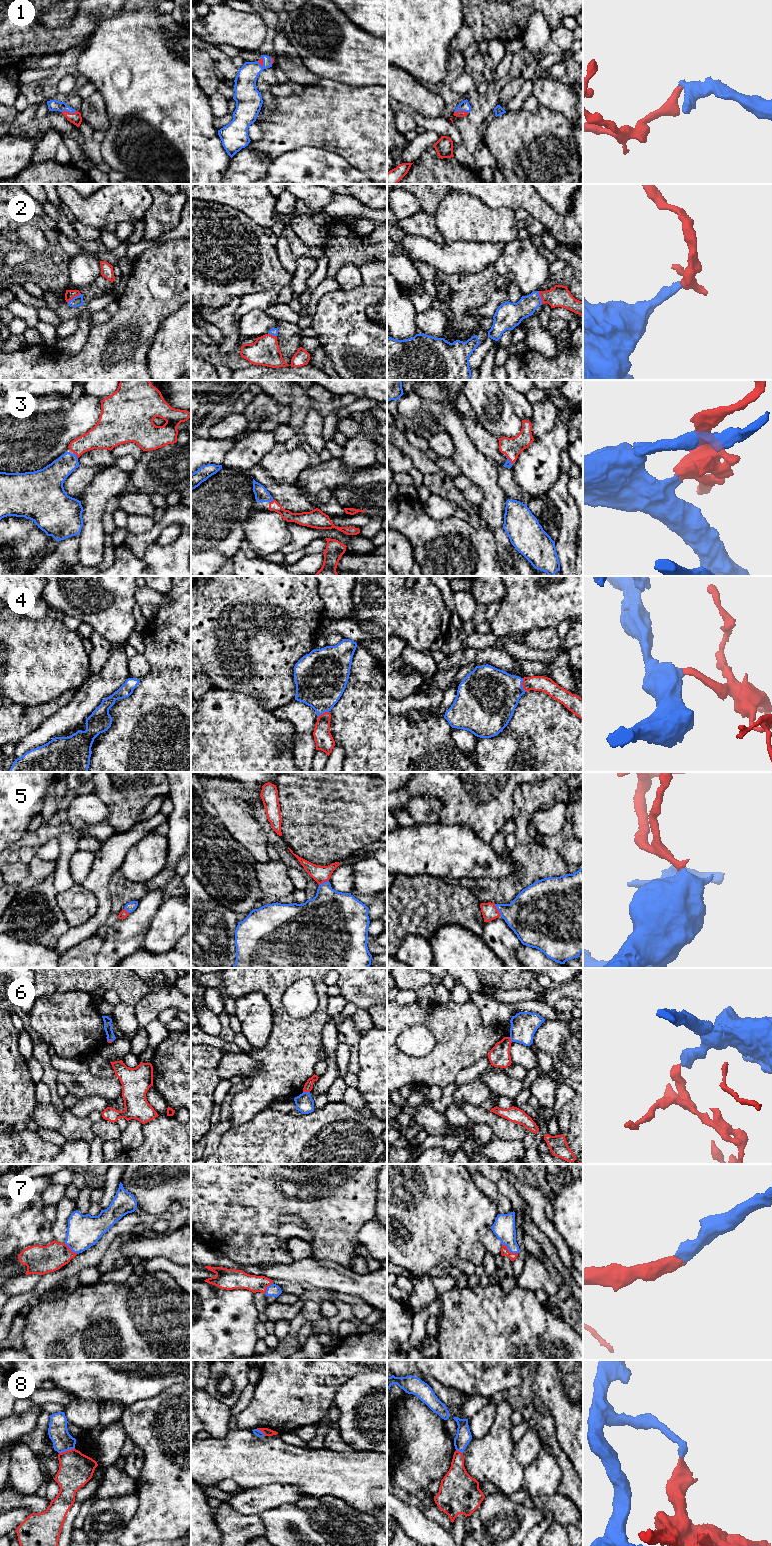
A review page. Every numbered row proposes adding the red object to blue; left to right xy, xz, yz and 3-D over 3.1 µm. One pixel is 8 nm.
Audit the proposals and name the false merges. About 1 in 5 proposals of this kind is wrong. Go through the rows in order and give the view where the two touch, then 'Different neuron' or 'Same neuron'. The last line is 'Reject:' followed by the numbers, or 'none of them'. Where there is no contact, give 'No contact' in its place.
1: Touches blue in yz. Same neuron
2: Touches blue in xy. Same neuron
3: Touches blue in xy. Same neuron
4: Touches blue in yz. Same neuron
5: Touches blue in yz. Same neuron
6: Touches blue in xz. Different neuron
7: Touches blue in yz. Same neuron
8: Touches blue in xy. Different neuron
Reject: 6, 8

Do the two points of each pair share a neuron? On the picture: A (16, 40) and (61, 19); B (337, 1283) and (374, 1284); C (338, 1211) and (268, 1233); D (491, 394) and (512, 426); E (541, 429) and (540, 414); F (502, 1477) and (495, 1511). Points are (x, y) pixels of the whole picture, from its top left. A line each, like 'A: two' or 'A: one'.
A: two
B: one
C: one
D: one
E: one
F: two

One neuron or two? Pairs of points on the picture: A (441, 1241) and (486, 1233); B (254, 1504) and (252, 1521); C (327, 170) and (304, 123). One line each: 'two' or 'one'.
A: two
B: two
C: two

